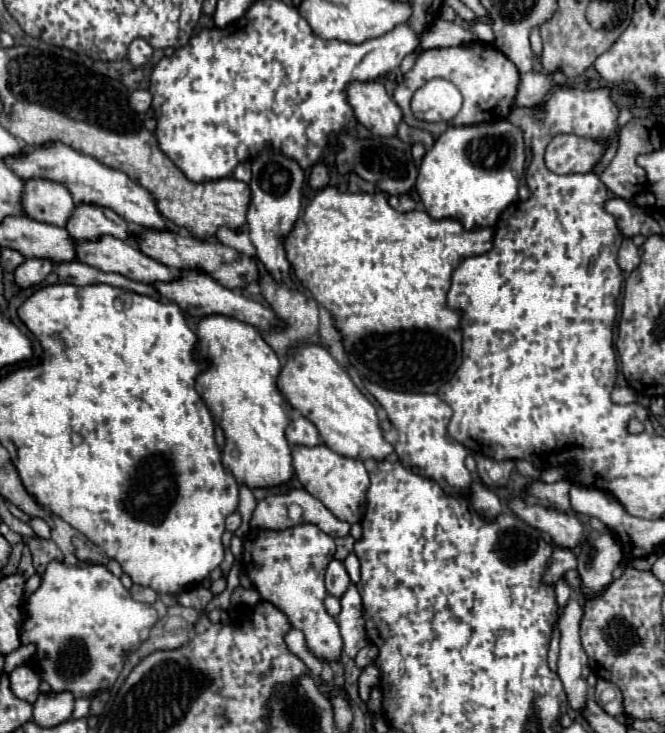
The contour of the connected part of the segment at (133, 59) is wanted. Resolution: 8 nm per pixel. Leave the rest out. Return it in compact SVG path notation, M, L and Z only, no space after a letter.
M137 38L129 44L129 52L127 52L127 58L133 66L143 66L147 64L147 60L151 58L153 54L153 48L147 48L147 42L143 38Z

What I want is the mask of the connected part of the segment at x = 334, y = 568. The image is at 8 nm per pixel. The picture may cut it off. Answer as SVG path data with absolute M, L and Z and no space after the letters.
M333 560L327 566L327 574L325 574L325 588L327 588L327 592L331 596L335 596L335 598L341 598L345 594L347 586L349 586L349 576L345 572L343 562Z

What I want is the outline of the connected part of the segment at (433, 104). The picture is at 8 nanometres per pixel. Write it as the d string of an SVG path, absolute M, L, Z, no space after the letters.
M435 78L415 92L411 108L415 110L415 118L427 122L451 120L461 110L461 94L451 82Z

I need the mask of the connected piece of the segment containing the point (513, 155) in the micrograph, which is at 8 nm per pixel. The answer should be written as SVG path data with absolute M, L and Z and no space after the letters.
M507 120L485 122L475 126L449 126L423 156L415 190L431 218L459 218L467 230L493 226L499 214L517 200L519 180L525 168L525 142L523 132Z

